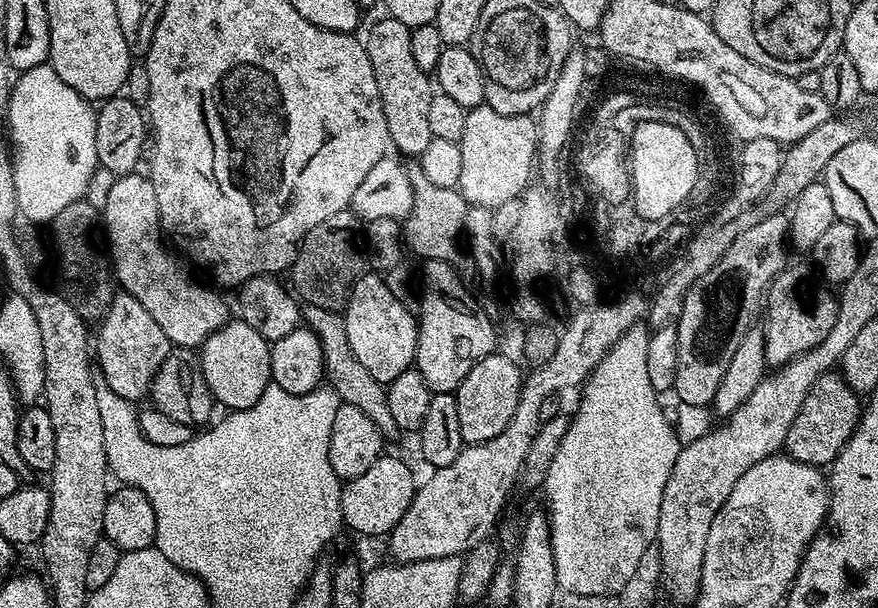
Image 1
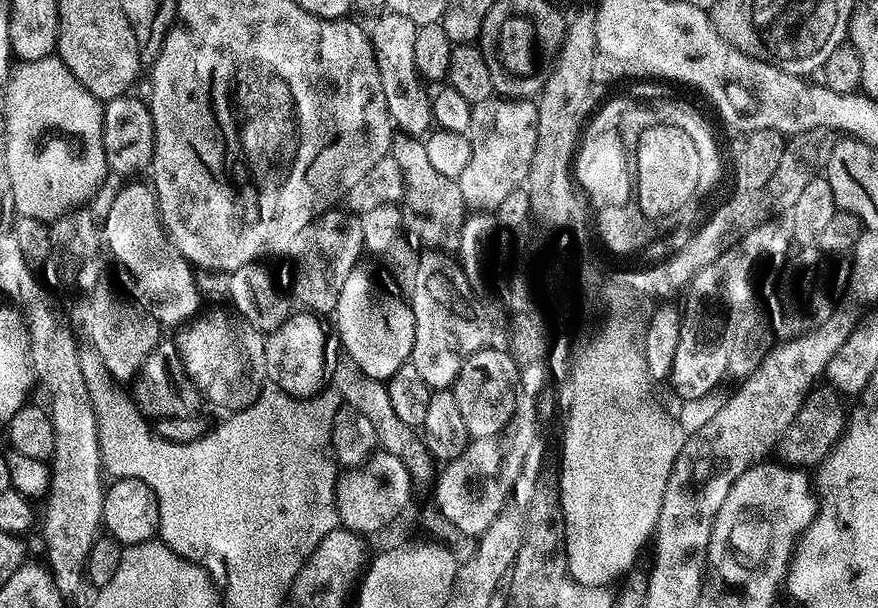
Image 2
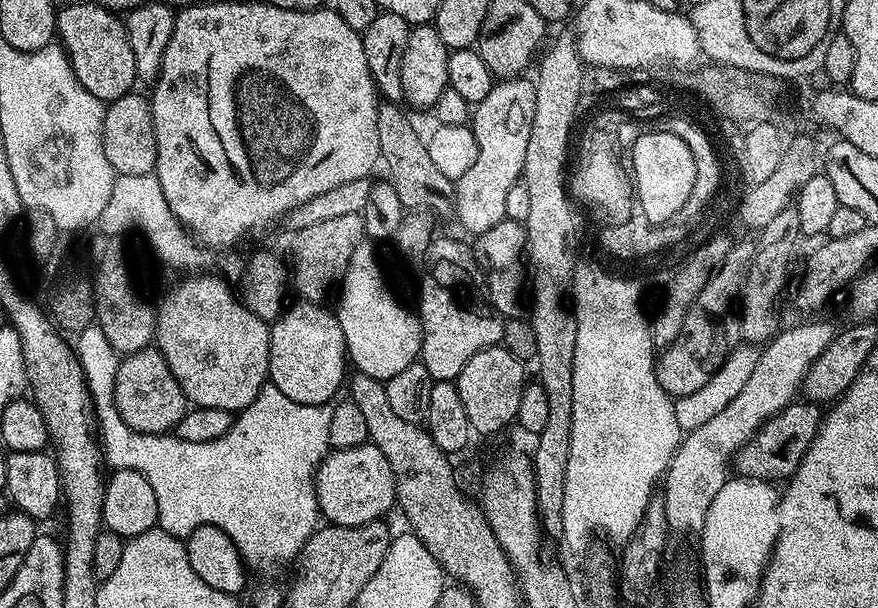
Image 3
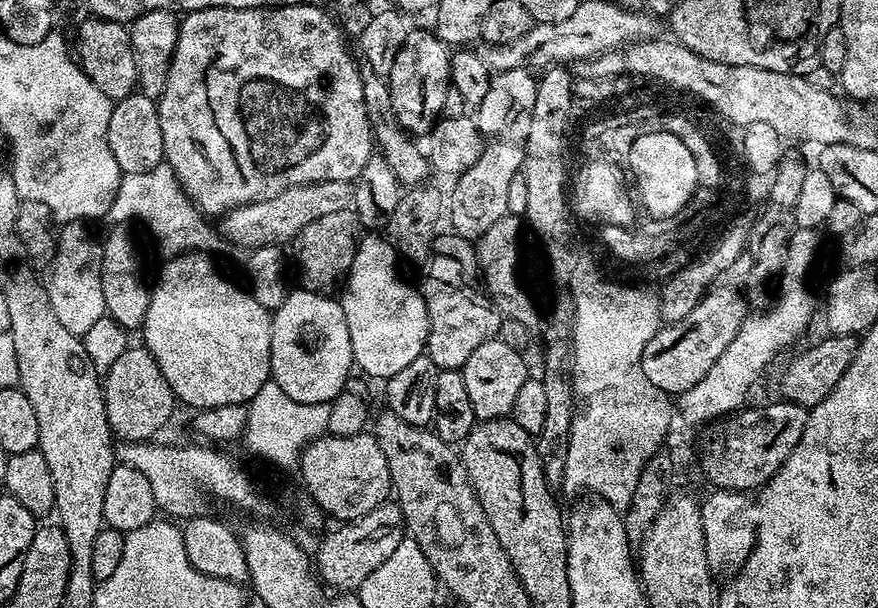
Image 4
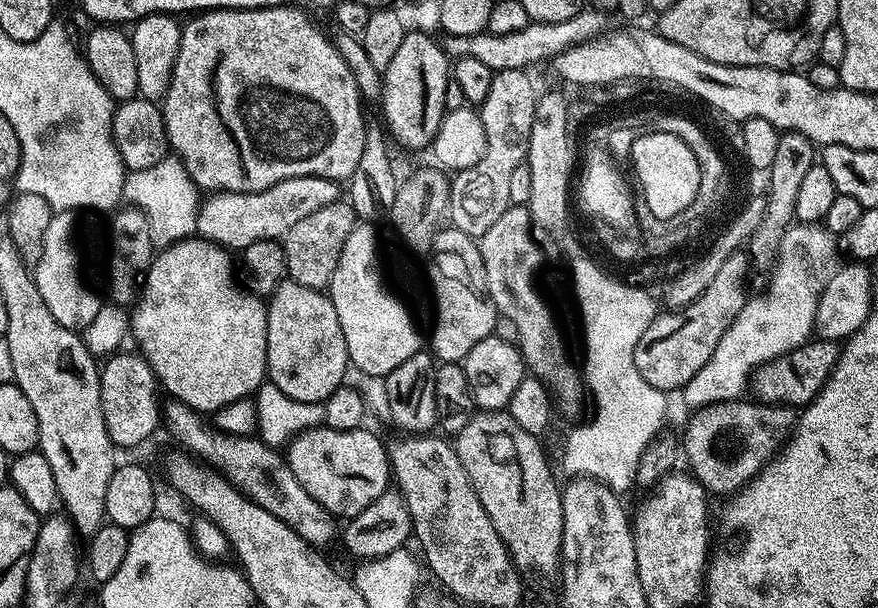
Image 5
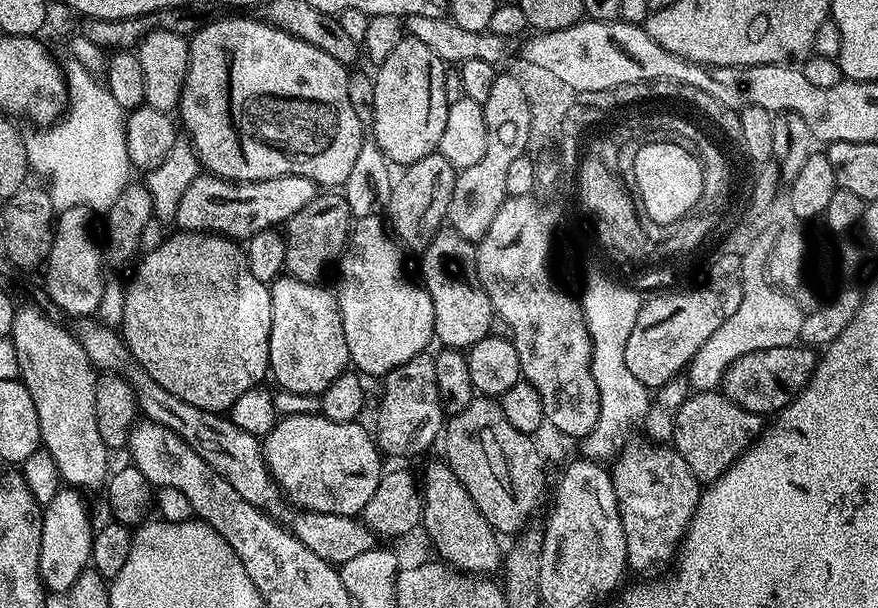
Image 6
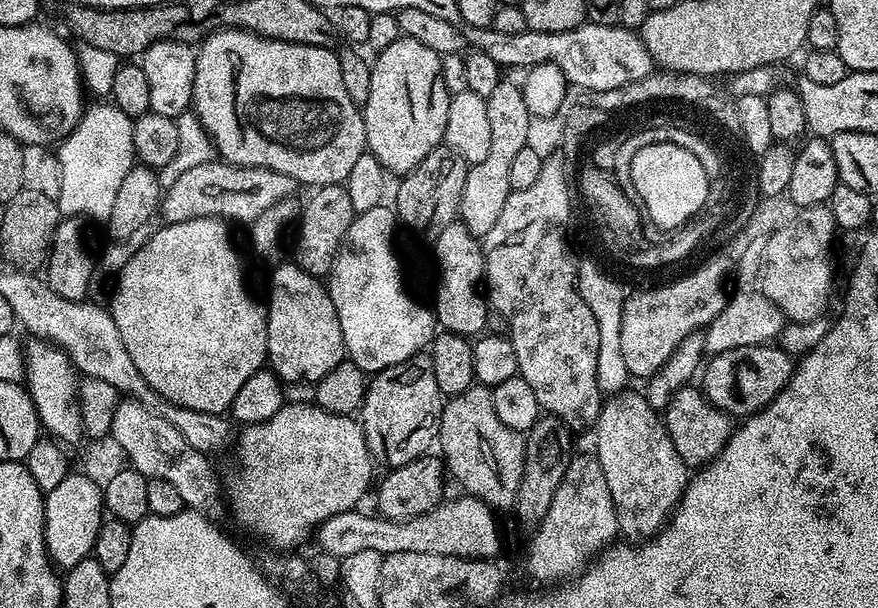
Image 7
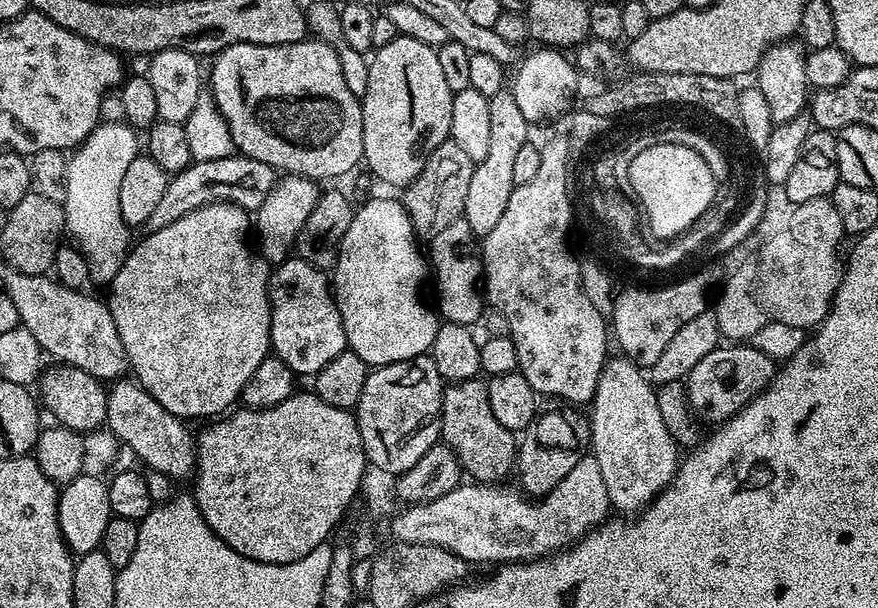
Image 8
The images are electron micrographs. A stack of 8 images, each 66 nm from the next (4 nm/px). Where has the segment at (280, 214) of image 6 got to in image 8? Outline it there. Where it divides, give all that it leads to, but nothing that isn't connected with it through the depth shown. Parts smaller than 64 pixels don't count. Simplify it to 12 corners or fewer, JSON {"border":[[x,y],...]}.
{"border":[[249,156],[195,161],[169,179],[149,233],[207,204],[255,210],[275,168]]}

